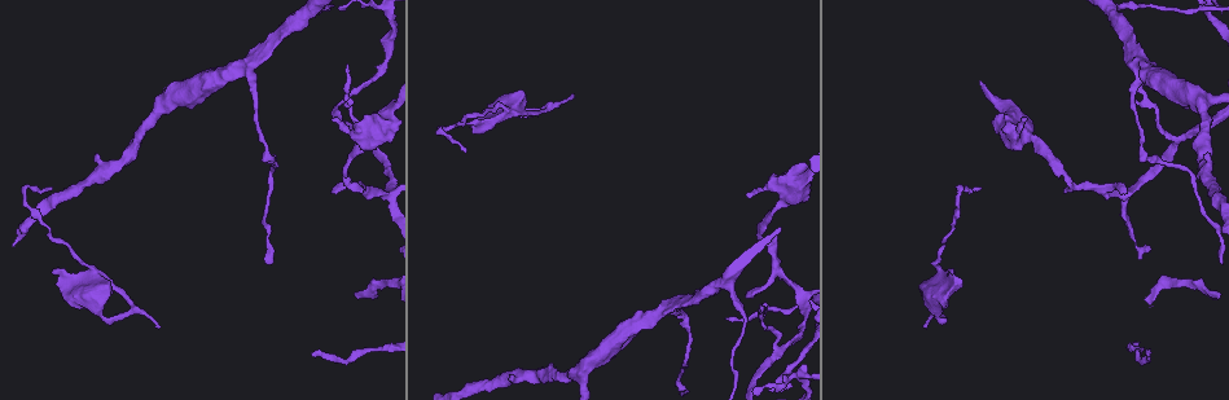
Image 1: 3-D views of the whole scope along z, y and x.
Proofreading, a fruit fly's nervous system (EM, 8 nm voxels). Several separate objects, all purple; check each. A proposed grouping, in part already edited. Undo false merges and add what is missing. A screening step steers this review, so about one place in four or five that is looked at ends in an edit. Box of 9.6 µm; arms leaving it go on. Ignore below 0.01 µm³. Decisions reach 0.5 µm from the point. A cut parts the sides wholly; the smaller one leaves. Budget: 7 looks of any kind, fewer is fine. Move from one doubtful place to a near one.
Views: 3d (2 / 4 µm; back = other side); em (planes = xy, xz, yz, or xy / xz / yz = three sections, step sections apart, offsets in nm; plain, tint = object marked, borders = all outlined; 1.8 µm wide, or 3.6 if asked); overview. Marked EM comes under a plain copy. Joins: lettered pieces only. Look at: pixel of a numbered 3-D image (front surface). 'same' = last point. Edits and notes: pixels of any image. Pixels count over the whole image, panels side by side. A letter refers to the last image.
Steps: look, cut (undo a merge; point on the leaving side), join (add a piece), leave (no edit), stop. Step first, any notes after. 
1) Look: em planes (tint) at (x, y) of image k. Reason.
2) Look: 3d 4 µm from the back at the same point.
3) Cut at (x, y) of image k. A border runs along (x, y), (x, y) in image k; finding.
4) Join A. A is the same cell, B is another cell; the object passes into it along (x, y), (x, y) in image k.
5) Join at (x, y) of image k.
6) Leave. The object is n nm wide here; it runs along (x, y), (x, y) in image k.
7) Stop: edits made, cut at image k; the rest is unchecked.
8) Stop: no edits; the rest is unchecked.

Look: 3d 4 µm from the back at (49, 187) of image 1. Thin end.

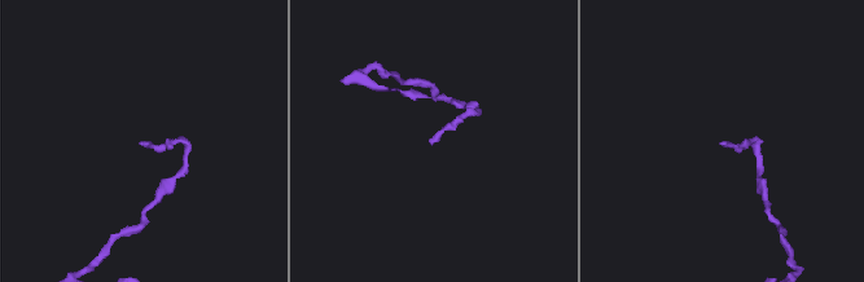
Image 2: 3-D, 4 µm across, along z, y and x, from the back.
Look: em yz step 16 (tint) at (141, 143) of image 2. Now the EM.

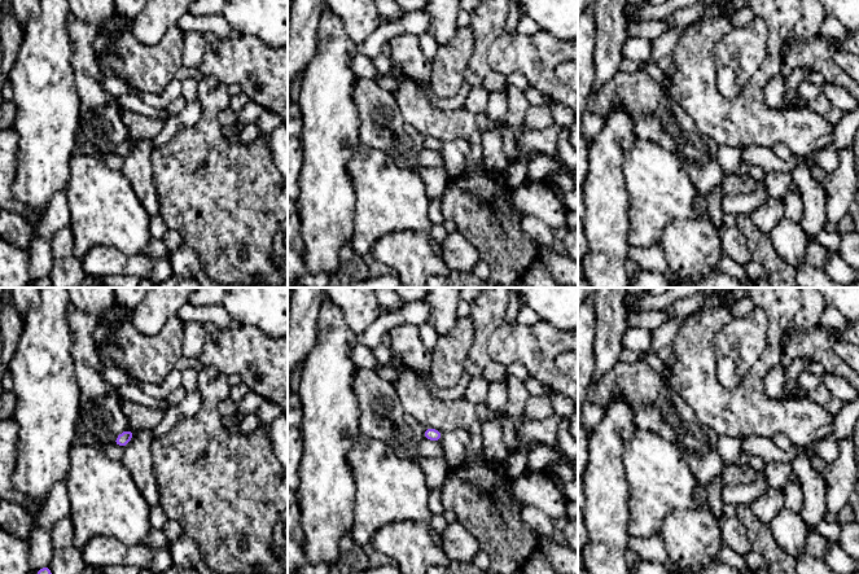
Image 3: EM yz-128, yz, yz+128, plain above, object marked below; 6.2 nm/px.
Look: em planes (borders) at the same point. Cut it another way.

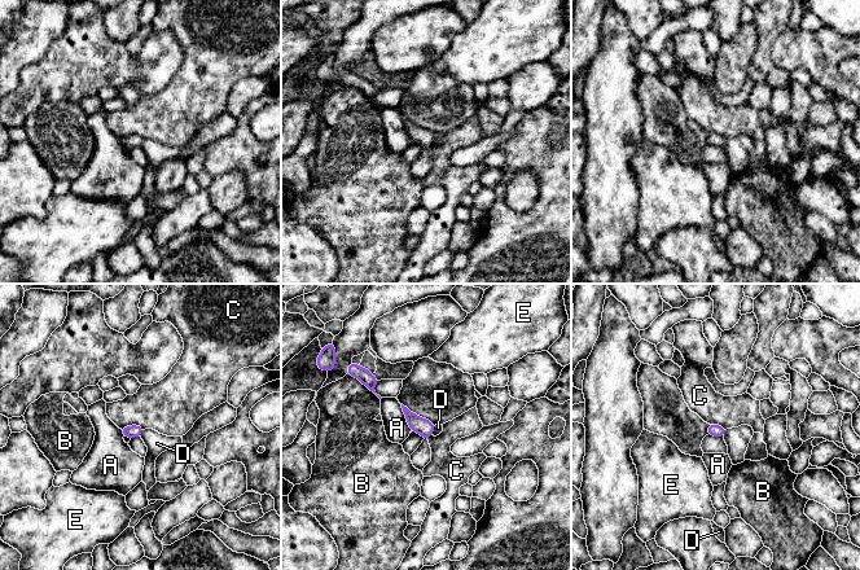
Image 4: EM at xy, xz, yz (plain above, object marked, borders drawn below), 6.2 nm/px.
Leave. A, B, C, D and E are other cells; a border runs along (144, 428), (126, 425), (121, 429) in image 4; no lettered piece goes on from it.

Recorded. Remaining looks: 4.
Look: em planes (borders) at (659, 310) of image 1. Sharp bend.

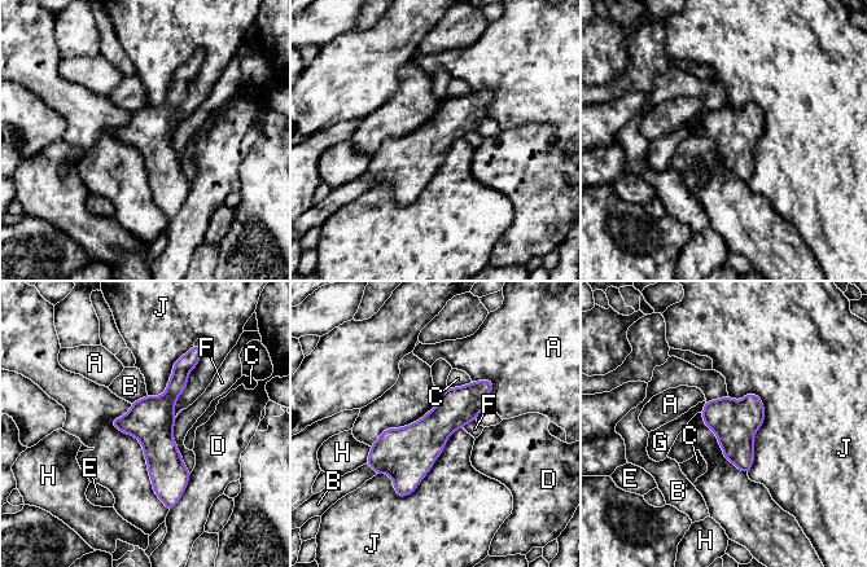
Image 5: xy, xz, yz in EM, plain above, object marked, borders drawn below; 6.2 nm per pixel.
Leave. A, B, C, D, E, F, G, H and J are other cells; it runs along (489, 385), (408, 453), (369, 461) in image 5; one neuron here.

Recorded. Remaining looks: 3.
Look: 3d 2 µm at (1179, 141) of image 1. Arms part here.

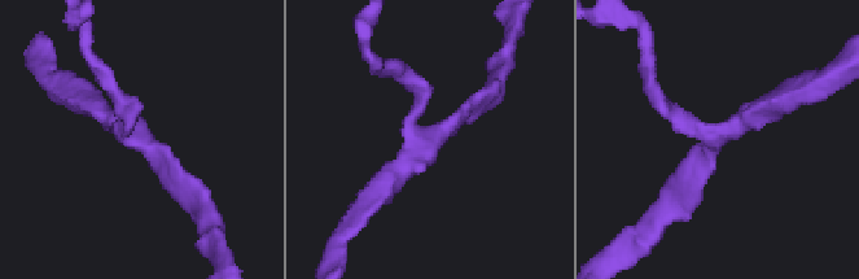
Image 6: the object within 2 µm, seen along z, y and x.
Look: em planes (borders) at (154, 145) of image 6.

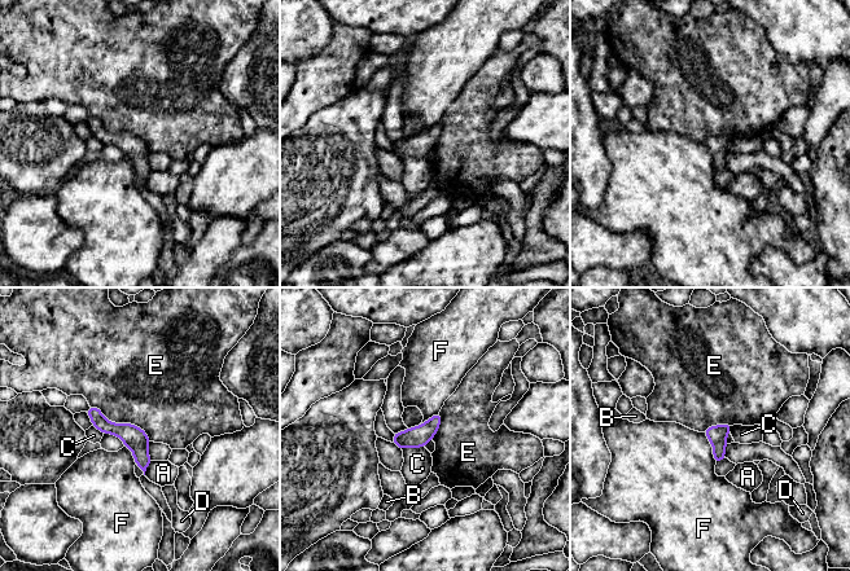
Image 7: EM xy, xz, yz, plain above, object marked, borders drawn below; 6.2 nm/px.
Leave. A, B, C, D, E and F are other cells; it runs along (91, 411), (139, 448), (144, 465) in image 7; one neuron here.

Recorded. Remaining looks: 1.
Stop: no edits; the rest is unchecked.

